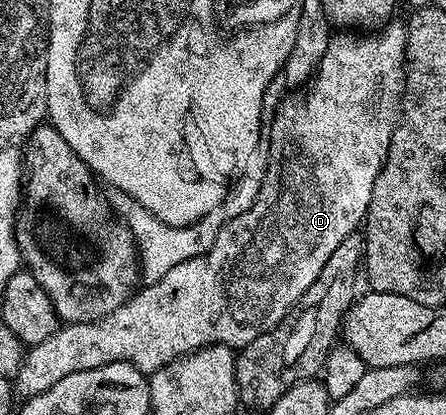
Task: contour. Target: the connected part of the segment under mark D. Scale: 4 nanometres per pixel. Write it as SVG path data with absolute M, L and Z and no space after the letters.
M398 19L391 20L389 23L381 26L377 31L371 32L369 35L359 35L354 31L338 31L331 36L330 42L328 43L328 51L324 51L324 59L320 59L320 63L318 64L318 72L316 76L305 86L304 92L306 94L303 97L286 97L282 102L278 105L278 110L274 113L274 122L270 125L270 145L268 145L269 157L266 160L266 173L260 177L260 183L262 186L259 189L256 189L254 193L254 202L252 203L252 207L248 207L248 211L246 213L235 212L233 214L234 218L231 219L230 222L227 223L226 226L221 226L218 229L218 234L216 235L216 243L212 243L212 247L206 252L204 255L200 255L196 259L188 259L188 263L180 263L180 267L172 267L172 271L168 271L168 275L164 275L159 279L159 281L155 281L153 283L146 283L141 286L131 296L130 300L126 302L126 304L121 305L116 309L116 311L112 311L112 315L108 315L107 317L101 317L99 321L76 321L73 323L63 324L58 330L54 332L54 334L48 339L44 339L44 343L40 343L39 345L29 346L26 358L21 358L20 364L18 365L18 376L16 378L16 393L19 398L29 399L31 397L35 397L36 395L40 395L44 391L48 391L48 387L52 387L56 383L60 383L60 379L64 379L64 375L72 375L76 371L92 371L96 367L104 367L108 363L128 363L132 367L136 367L144 374L151 374L157 371L160 367L164 367L168 363L172 363L178 357L182 357L184 354L193 353L197 349L202 349L204 346L208 345L226 345L233 349L239 349L246 346L250 342L254 342L260 335L264 335L265 333L269 333L271 329L274 329L279 325L280 322L286 318L291 311L294 310L294 306L298 304L298 301L302 298L304 294L308 291L308 287L312 287L312 283L316 283L316 275L320 275L320 271L324 271L324 263L328 263L328 259L332 255L332 251L336 251L336 247L340 247L340 243L344 243L344 239L348 239L348 235L352 235L355 231L365 222L366 220L366 212L368 211L368 203L372 199L372 187L376 187L376 175L380 175L380 171L382 170L382 164L386 161L386 156L388 155L388 147L390 146L390 140L392 139L392 135L394 134L394 126L398 124L398 118L400 116L400 110L402 107L402 94L406 91L406 26Z

